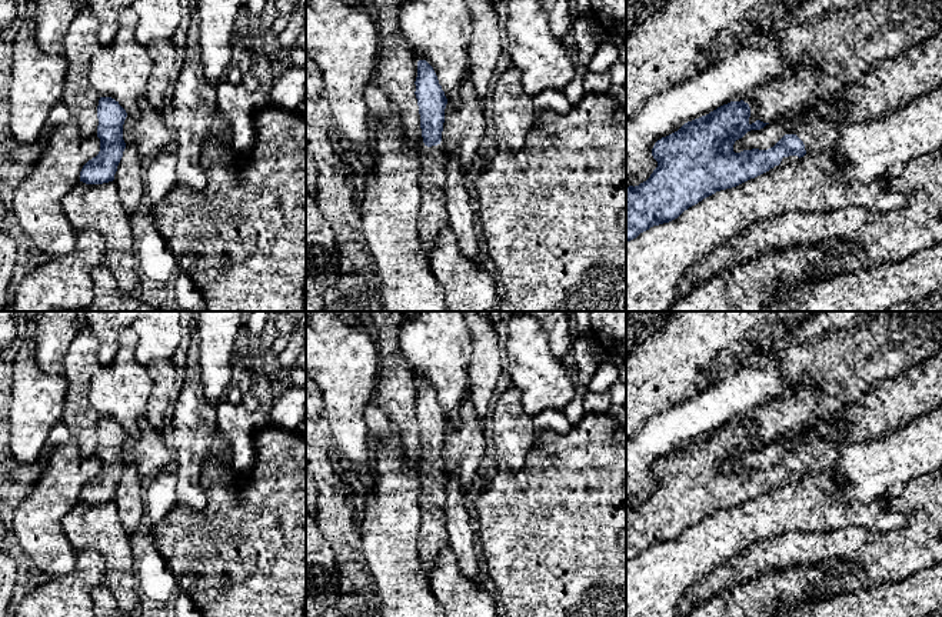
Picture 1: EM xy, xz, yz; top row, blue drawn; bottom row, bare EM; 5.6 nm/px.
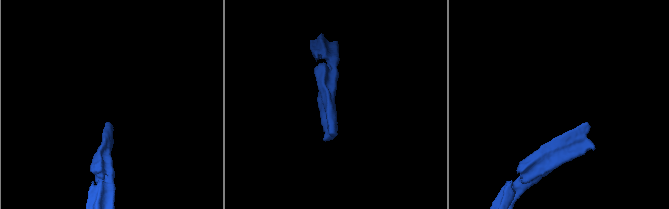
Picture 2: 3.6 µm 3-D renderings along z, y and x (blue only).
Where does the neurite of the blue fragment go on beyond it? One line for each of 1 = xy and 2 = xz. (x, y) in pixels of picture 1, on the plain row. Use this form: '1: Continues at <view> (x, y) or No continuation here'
1: No continuation here
2: Continues at xz (433, 537)

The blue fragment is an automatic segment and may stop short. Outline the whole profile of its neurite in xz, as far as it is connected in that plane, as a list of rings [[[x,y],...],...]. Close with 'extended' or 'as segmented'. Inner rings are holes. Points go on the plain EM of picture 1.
[[[417,381],[416,418],[425,466],[420,468],[420,531],[417,551],[420,566],[430,574],[437,556],[449,546],[445,521],[446,476],[440,466],[447,418],[433,387]]] | extended

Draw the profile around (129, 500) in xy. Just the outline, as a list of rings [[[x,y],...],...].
[[[126,466],[123,477],[114,494],[117,516],[127,531],[133,536],[142,526],[146,514],[146,501],[143,498],[144,480],[140,477],[136,466]]]

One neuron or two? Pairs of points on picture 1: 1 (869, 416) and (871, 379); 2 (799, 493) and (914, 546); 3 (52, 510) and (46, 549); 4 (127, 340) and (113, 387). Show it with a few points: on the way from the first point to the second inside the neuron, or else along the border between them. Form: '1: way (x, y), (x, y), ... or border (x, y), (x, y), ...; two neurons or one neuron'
1: way (871, 407), (872, 387); one neuron
2: border (908, 516), (902, 526), (885, 532), (851, 527); two neurons
3: way (46, 520), (46, 539); one neuron
4: way (125, 352), (125, 376); one neuron

